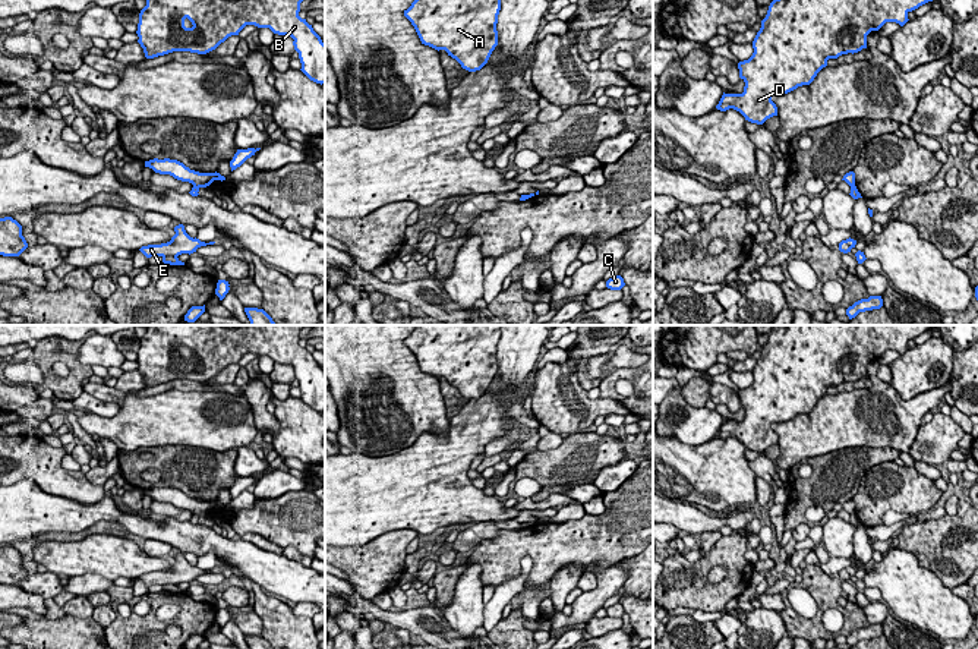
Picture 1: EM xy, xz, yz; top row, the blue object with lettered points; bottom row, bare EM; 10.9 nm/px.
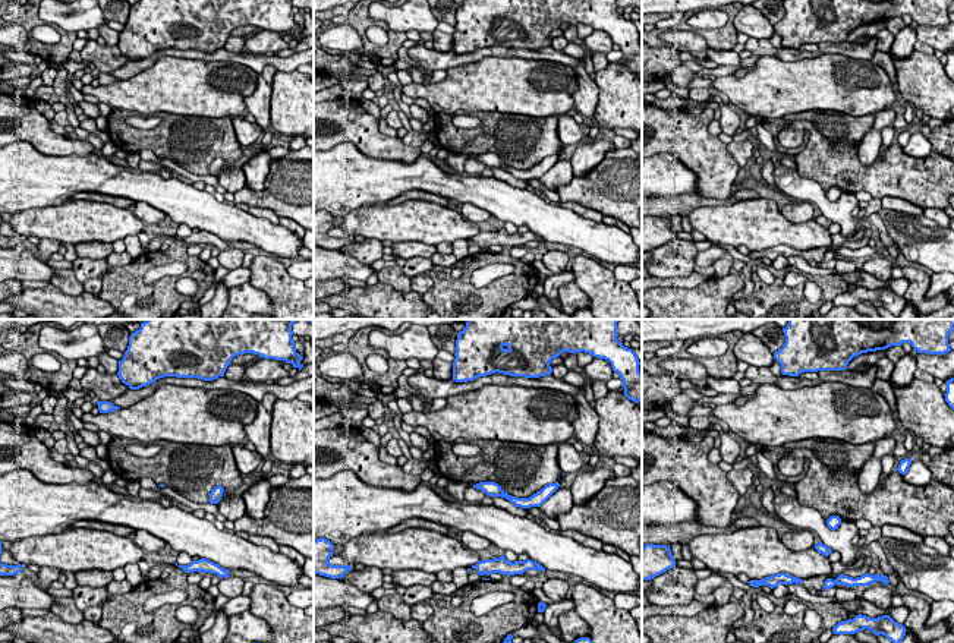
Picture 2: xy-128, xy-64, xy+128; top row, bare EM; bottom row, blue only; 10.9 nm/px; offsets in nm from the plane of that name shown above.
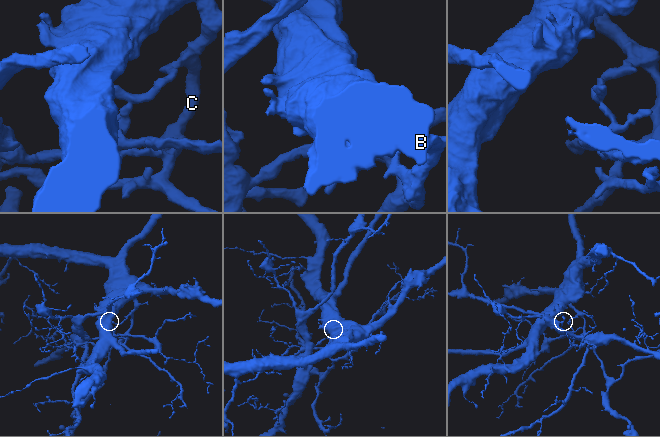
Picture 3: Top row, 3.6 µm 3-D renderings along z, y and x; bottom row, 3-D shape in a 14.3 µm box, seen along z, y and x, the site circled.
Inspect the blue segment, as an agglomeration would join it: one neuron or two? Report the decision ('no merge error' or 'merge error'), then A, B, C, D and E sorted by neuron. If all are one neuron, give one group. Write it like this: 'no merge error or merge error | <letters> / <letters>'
merge error | A B C D / E

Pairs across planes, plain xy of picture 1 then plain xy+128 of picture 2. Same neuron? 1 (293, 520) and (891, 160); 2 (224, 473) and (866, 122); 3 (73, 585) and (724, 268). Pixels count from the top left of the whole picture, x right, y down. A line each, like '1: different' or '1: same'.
1: same
2: same
3: different

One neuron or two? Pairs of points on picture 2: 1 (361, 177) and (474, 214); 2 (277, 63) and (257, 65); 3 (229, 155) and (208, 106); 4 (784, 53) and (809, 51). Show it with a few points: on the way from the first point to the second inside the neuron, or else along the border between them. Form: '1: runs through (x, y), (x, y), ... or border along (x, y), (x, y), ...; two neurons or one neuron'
1: border along (463, 202), (484, 208), (493, 217); two neurons
2: runs through (273, 62), (261, 62); one neuron
3: border along (180, 113), (230, 119); two neurons
4: runs through (790, 53), (803, 51); one neuron

